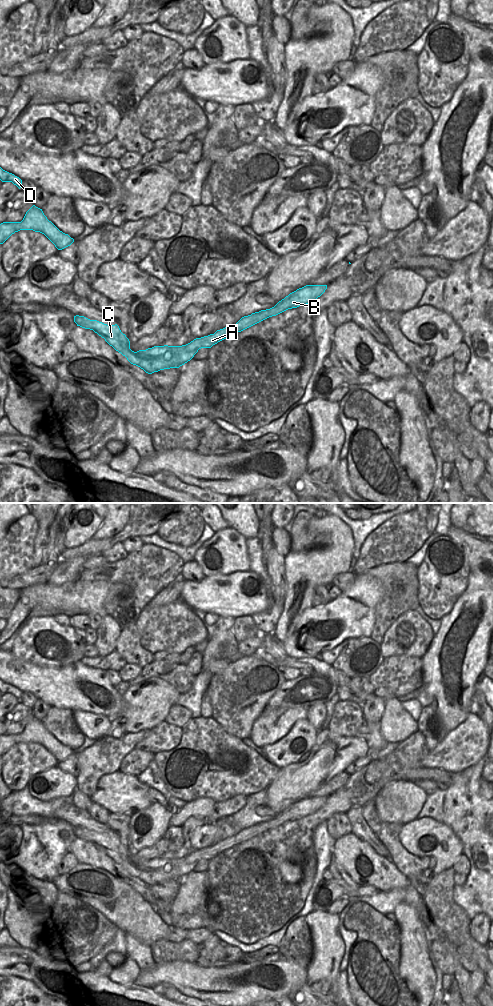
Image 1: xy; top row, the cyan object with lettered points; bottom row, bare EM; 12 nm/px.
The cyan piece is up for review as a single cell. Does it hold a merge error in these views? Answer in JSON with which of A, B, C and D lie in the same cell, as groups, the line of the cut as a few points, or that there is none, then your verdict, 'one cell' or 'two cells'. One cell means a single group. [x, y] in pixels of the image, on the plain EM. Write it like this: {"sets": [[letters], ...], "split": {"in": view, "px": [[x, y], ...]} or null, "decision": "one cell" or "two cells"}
{"sets": [["A", "B", "C", "D"]], "split": null, "decision": "one cell"}

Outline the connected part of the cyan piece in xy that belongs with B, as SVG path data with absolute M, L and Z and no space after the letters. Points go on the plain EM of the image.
M306 797L290 805L274 819L244 828L236 836L217 842L214 846L196 850L182 858L154 858L137 864L130 861L129 851L121 844L117 836L109 838L79 827L74 828L74 834L77 838L93 842L116 863L125 868L131 876L140 879L148 886L152 886L164 881L179 880L190 873L199 861L211 860L229 848L241 844L269 829L313 814L326 801L327 797Z

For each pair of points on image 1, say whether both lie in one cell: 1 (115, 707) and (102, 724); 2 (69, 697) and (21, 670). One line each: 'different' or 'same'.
1: different
2: same

